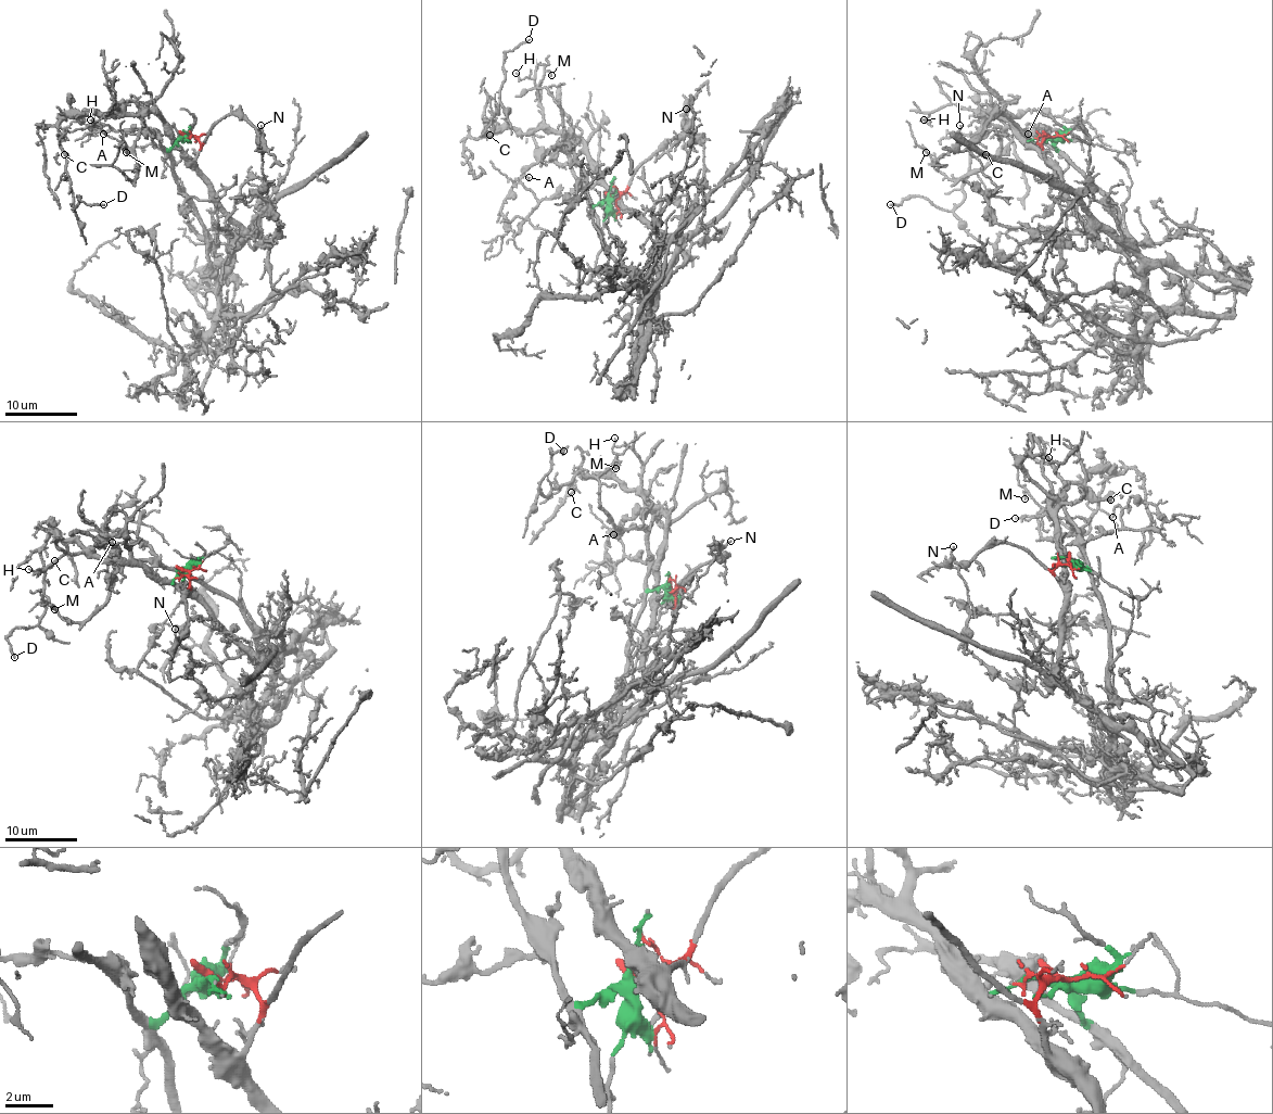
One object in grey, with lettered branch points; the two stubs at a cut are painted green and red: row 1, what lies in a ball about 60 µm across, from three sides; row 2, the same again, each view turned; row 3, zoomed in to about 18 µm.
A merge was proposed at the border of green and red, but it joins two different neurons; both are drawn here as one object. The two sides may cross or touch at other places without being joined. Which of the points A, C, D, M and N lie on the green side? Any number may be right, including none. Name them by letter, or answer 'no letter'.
A, M

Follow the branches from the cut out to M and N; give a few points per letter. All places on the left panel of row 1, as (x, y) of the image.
M: (185, 137), (165, 149), (143, 129), (136, 140), (138, 175), (132, 180), (112, 164), (122, 148), (125, 153)
N: (185, 137), (194, 137), (201, 143), (208, 131), (229, 115), (245, 118), (262, 142), (262, 126)

